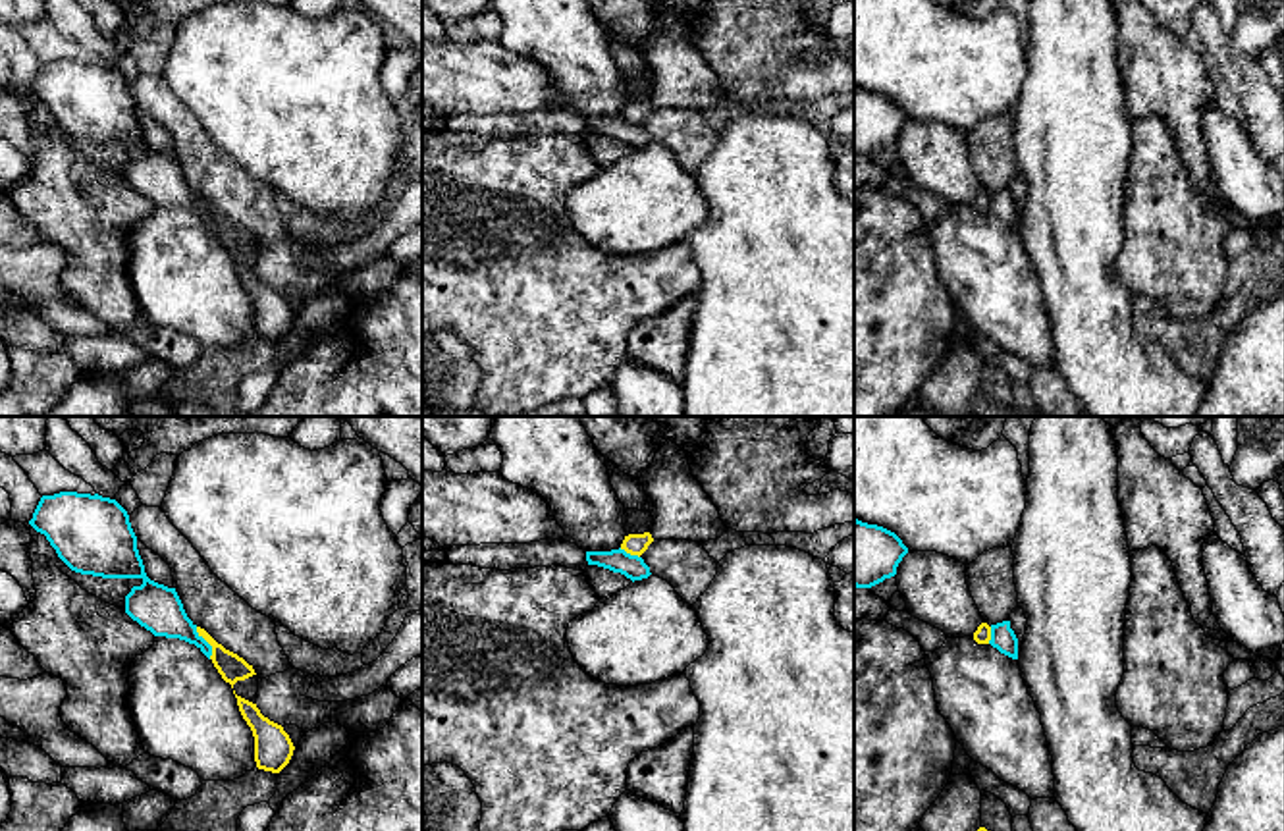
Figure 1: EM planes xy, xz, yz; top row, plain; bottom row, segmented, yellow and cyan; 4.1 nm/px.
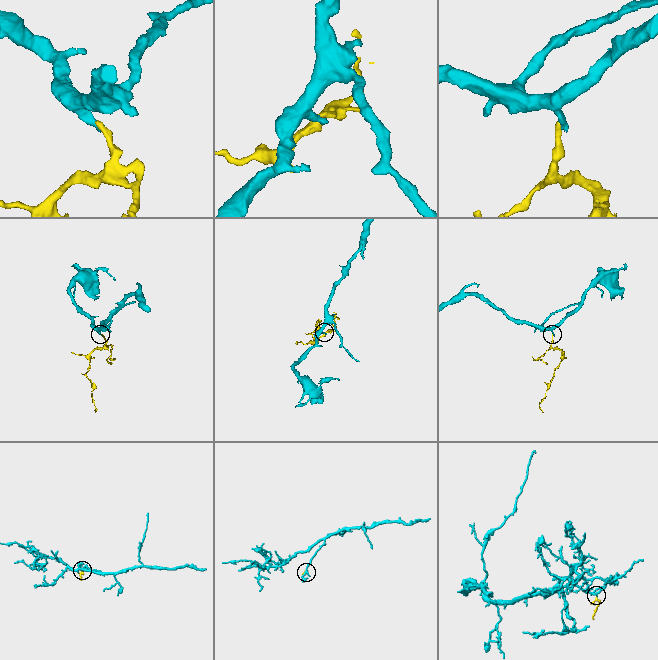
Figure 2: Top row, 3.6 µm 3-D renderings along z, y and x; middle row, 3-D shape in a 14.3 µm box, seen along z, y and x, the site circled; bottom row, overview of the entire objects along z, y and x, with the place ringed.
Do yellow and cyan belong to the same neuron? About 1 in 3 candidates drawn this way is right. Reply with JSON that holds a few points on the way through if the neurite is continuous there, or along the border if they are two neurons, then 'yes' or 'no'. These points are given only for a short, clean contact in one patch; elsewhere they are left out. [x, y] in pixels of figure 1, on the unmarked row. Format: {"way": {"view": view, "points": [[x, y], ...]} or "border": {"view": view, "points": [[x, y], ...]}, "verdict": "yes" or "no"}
{"border": {"view": "xy", "points": [[195, 195], [211, 214], [211, 226]]}, "verdict": "no"}

